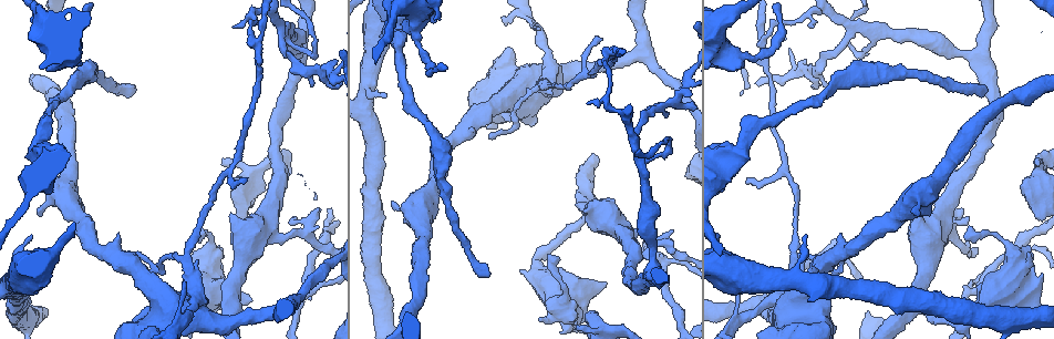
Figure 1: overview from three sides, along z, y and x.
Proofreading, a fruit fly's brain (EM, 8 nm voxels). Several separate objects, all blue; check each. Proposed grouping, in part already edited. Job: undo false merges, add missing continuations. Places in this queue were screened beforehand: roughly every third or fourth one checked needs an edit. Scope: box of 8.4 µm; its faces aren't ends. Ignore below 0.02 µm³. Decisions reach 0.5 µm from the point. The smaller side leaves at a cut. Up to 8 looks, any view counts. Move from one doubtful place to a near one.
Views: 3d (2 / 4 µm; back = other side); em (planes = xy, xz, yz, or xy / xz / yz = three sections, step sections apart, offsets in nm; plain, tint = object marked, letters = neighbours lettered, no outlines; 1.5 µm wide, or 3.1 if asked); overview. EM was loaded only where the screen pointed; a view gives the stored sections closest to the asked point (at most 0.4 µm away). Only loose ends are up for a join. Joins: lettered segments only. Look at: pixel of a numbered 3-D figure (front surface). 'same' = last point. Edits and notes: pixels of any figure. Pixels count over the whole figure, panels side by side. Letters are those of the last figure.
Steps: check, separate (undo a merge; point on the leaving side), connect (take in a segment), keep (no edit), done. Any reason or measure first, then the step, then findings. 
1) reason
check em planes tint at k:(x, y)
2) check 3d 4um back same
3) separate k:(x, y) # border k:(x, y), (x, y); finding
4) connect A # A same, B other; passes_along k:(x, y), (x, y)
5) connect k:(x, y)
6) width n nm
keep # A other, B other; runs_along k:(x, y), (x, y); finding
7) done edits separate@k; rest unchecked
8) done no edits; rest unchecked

two arms in line, one across
check em xz step 8 tint at 1:(254, 43)

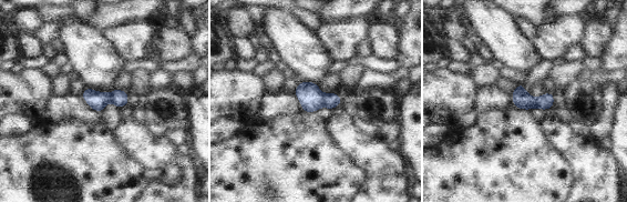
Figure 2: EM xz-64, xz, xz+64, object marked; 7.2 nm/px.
check em xz step 8 letters same

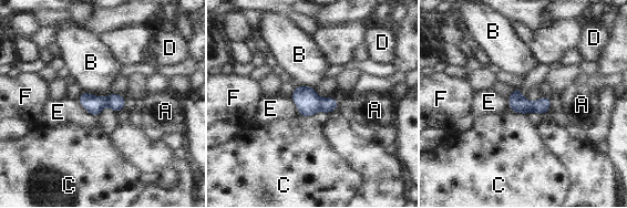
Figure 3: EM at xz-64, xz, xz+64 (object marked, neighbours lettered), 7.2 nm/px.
separate 3:(328, 104) # A other, B other, C other, D other, E other, F other; border 3:(322, 97), (319, 110); a second neuron is stuck on

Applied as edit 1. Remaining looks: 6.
check em planes plain at 1:(280, 27)

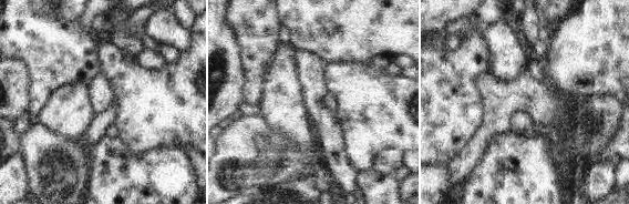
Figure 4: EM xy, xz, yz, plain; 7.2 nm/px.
with the object marked
check em planes tint same

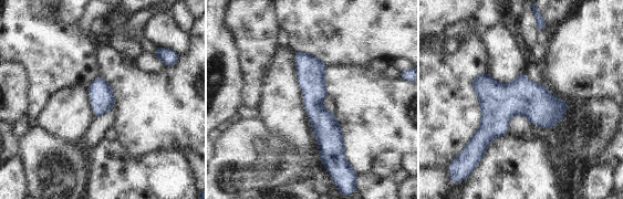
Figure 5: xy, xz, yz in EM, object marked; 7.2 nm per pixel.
check em planes letters same

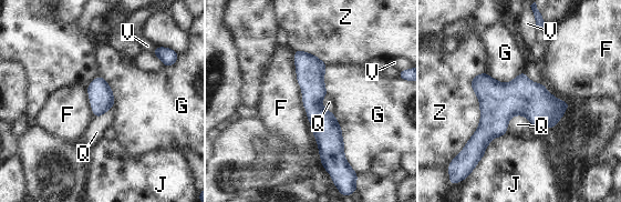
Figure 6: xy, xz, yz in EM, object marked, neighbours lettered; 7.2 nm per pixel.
keep # F other, G other, J other, Q other, V other, Z other; border 6:(293, 50), (301, 102), (321, 163); continuous, no second neuron

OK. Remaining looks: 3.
free end
check 3d 4um at 1:(31, 235)

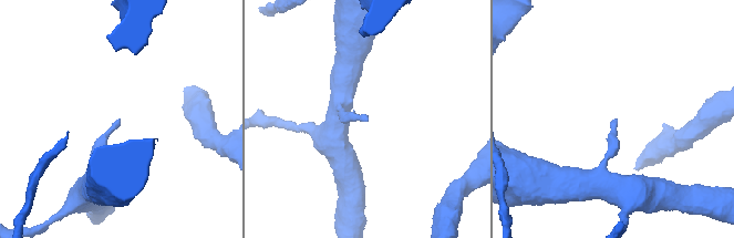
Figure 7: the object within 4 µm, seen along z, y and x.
check em planes tint at 7:(119, 119)

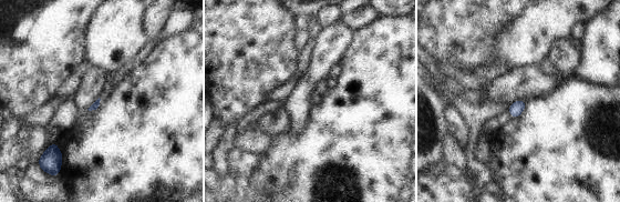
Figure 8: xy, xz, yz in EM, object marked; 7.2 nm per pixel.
what lies round it
check em planes letters same

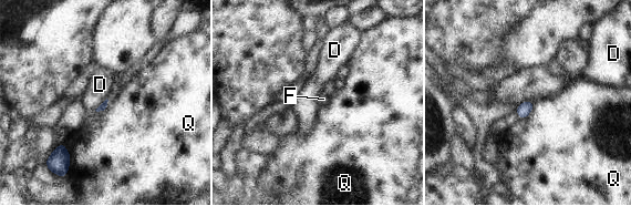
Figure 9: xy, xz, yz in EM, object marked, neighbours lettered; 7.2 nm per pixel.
longest_contact Q 190 nm
connect F # D other, F same, Q other; it goes on there

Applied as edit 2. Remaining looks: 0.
done edits separate@3, connect@9; rest unchecked

